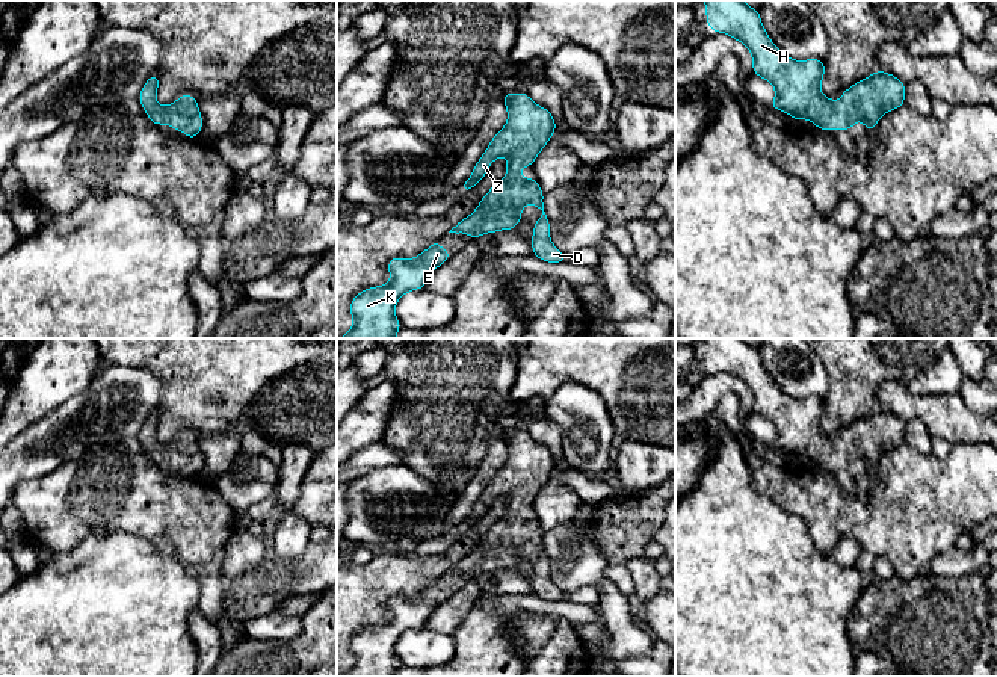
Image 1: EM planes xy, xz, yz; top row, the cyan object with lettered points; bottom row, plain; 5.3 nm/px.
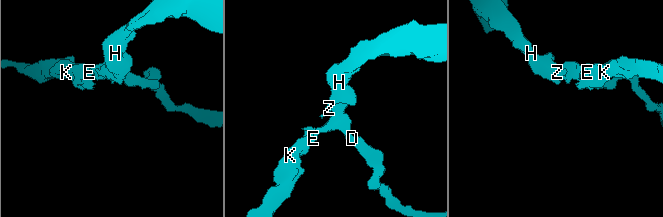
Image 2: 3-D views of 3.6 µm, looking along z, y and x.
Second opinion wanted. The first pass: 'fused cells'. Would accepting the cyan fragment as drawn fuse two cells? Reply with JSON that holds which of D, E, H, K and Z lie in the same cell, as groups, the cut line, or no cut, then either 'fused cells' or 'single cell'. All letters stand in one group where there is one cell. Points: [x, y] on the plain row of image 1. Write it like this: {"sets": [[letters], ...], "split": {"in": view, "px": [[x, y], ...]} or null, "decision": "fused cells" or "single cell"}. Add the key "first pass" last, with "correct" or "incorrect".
{"sets": [["D", "E", "H", "K", "Z"]], "split": null, "decision": "single cell", "first pass": "incorrect"}

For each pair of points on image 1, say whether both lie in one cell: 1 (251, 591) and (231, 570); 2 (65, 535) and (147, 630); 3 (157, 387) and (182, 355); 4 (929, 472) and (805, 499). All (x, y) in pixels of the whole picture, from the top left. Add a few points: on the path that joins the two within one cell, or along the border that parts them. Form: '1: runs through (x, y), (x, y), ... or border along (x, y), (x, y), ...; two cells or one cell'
1: border along (266, 553), (256, 565), (228, 579); two cells
2: border along (108, 534), (88, 535), (71, 547), (55, 553); two cells
3: border along (129, 366), (147, 366), (166, 384), (156, 411); two cells
4: runs through (899, 502), (890, 511), (836, 510); one cell

